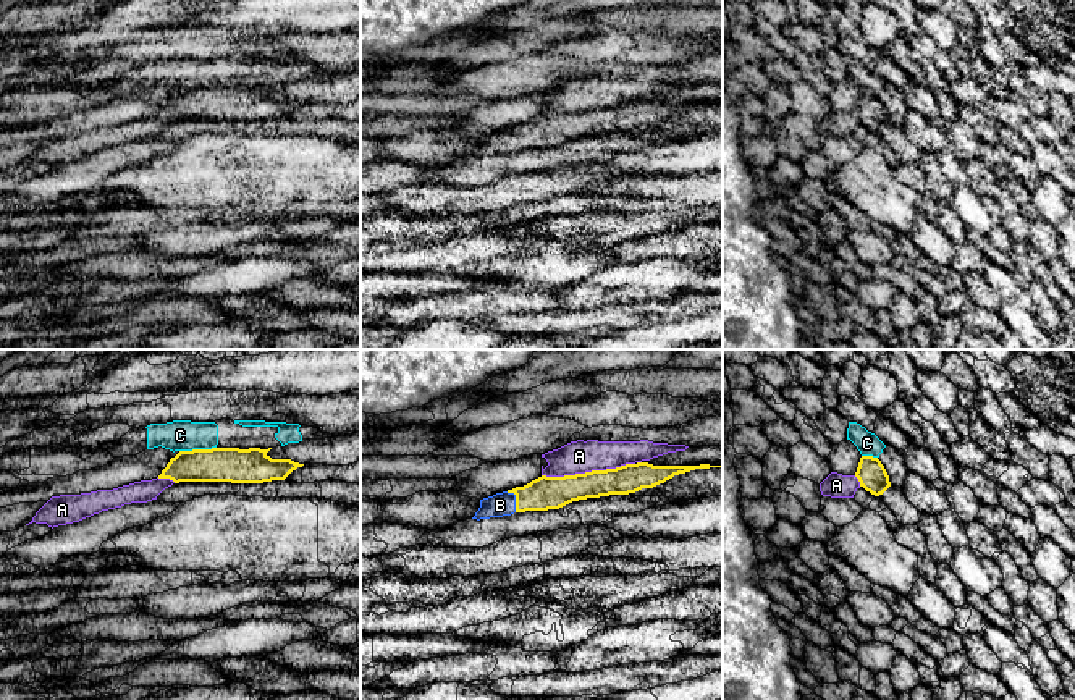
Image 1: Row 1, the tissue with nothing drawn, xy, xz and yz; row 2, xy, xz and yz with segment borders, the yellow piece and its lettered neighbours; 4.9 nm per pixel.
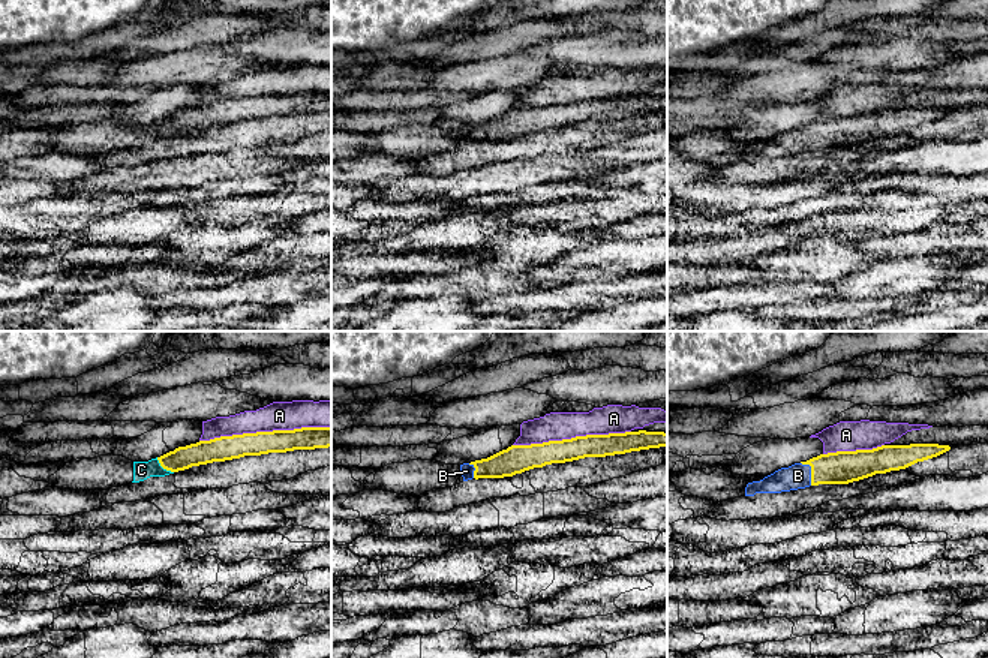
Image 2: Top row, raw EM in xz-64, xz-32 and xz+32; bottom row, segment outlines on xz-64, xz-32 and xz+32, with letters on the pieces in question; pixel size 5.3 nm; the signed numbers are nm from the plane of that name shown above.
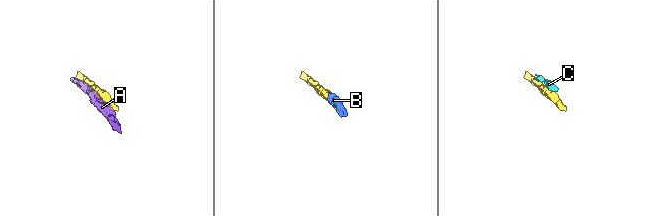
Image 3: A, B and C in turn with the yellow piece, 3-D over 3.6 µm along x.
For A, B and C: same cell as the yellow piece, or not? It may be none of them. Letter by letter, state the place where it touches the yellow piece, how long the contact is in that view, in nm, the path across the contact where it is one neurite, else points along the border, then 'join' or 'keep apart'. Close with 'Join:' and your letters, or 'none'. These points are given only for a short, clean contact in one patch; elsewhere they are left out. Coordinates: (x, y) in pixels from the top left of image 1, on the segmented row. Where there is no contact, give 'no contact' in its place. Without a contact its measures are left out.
A: meets yellow in xz at (587, 472); contact 460 nm long; keep apart
B: meets yellow in xz at (516, 500); contact 120 nm long; runs through xz (543, 493), (516, 500), (500, 505); join
C: meets yellow in xy at (198, 450); contact 190 nm long; keep apart
Join: B

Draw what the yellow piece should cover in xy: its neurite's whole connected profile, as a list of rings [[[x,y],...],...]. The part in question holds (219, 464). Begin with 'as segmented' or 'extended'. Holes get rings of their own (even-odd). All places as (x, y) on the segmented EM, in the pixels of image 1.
as segmented | [[[212,448],[179,451],[170,459],[158,479],[179,482],[231,482],[263,483],[285,480],[304,464],[291,459],[272,459],[268,449],[260,448]]]

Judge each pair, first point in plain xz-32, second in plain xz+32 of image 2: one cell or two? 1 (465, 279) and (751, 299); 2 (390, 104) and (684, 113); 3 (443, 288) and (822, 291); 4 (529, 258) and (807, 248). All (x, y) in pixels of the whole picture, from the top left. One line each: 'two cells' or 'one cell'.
1: one cell
2: one cell
3: one cell
4: one cell

